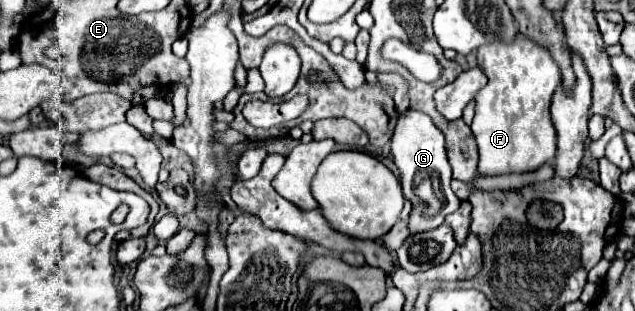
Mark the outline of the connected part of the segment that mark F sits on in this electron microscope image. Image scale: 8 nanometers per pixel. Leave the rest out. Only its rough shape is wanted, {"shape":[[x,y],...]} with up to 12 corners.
{"shape":[[516,35],[478,47],[488,85],[472,133],[480,175],[534,171],[556,153],[562,71]]}

